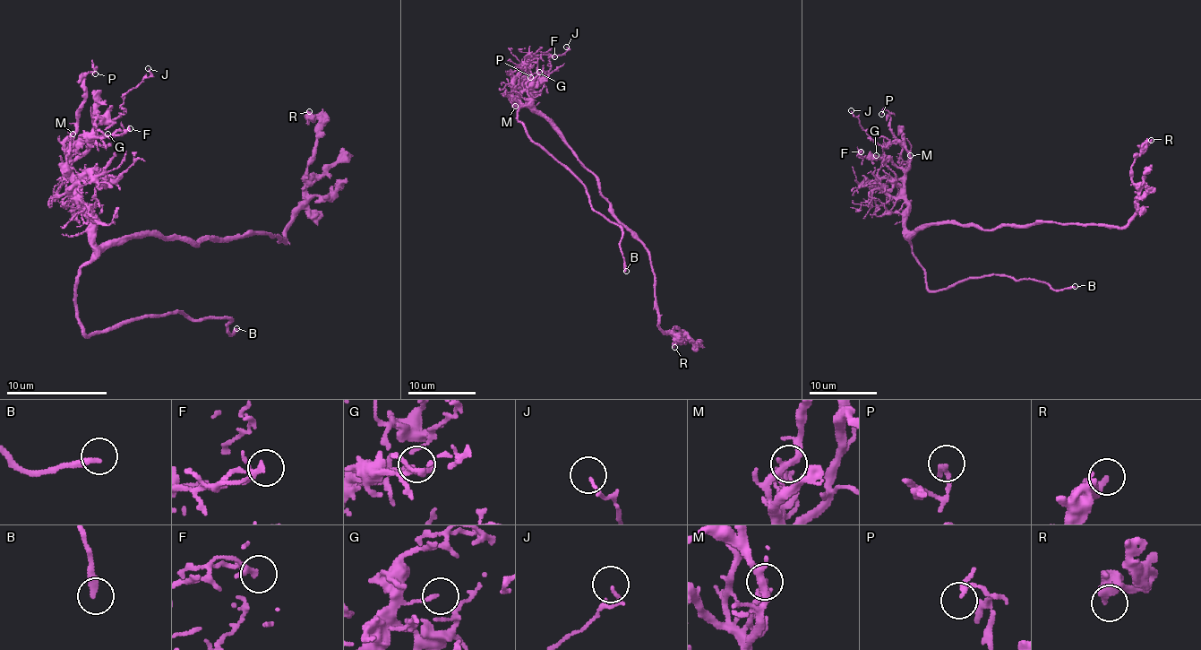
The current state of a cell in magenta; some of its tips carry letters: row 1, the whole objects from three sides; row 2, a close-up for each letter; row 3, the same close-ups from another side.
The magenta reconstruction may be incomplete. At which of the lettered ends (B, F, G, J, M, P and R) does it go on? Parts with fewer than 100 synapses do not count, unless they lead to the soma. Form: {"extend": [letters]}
{"extend": ["B"]}

